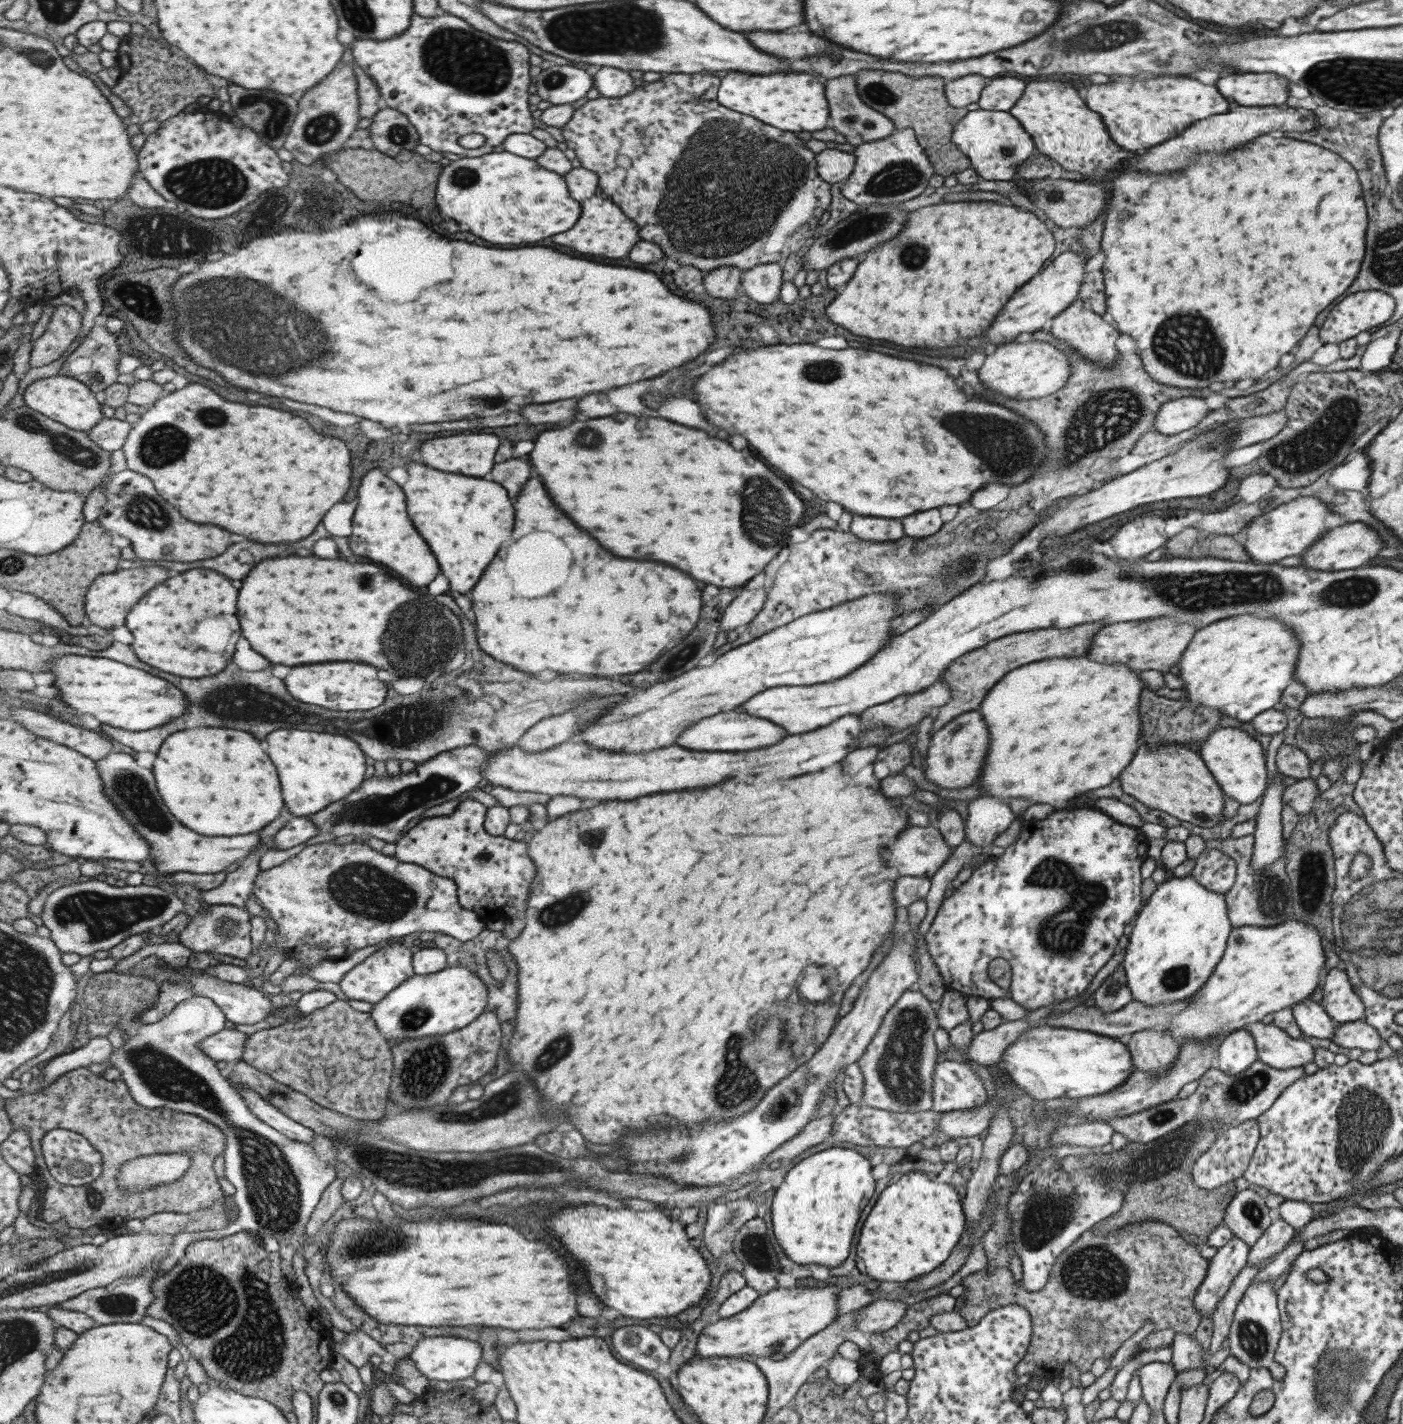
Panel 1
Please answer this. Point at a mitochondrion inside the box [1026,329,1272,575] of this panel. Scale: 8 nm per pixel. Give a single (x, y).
(1108, 416)

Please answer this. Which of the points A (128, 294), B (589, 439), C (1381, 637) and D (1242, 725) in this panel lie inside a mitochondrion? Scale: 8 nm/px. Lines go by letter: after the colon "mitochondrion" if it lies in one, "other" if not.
A: mitochondrion
B: mitochondrion
C: other
D: other

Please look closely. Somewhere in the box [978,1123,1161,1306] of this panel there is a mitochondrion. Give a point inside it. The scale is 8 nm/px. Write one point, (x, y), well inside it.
(1094, 1272)

